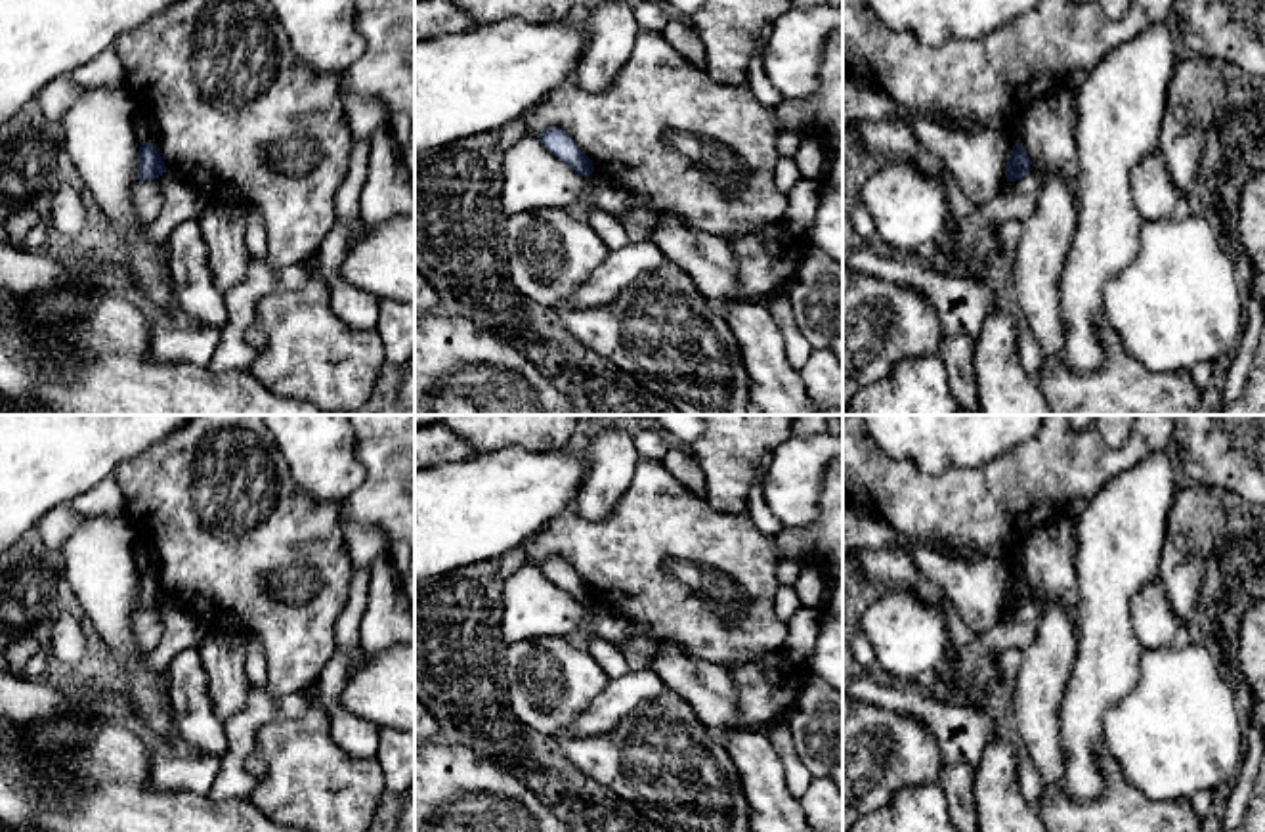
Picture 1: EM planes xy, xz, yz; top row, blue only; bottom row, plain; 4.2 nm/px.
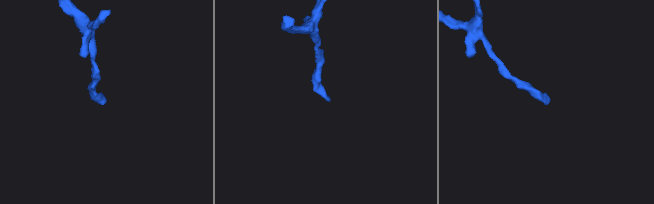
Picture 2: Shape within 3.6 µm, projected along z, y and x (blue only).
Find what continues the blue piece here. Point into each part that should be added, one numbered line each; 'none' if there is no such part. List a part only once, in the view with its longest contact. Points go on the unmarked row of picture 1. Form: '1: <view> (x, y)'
none

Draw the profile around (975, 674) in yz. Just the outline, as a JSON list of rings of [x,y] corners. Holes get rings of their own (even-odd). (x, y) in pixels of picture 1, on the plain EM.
[[[1034,599],[1017,610],[1007,610],[992,629],[976,633],[959,660],[942,660],[929,677],[931,687],[942,683],[961,690],[976,708],[988,706],[999,681],[996,658],[1007,648],[1024,648],[1034,641],[1043,610],[1045,604]]]

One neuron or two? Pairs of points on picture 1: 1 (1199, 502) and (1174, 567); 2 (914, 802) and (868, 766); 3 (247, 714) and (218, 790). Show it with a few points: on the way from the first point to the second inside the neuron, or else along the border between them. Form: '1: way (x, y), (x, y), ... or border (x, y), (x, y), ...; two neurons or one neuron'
1: way (1185, 517), (1172, 534), (1172, 551); one neuron
2: border (937, 779), (904, 787), (872, 811); two neurons
3: way (241, 733), (241, 746), (232, 771); one neuron

